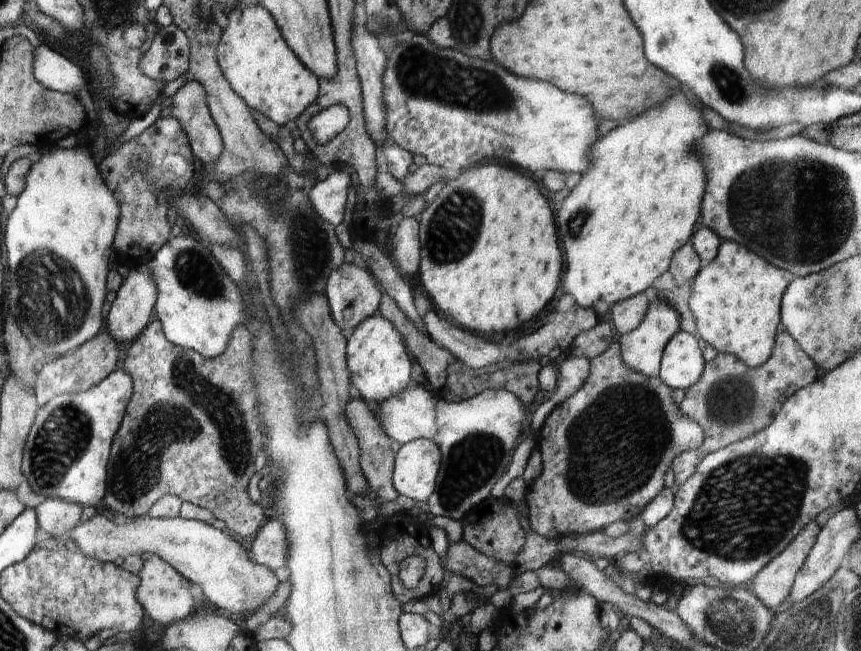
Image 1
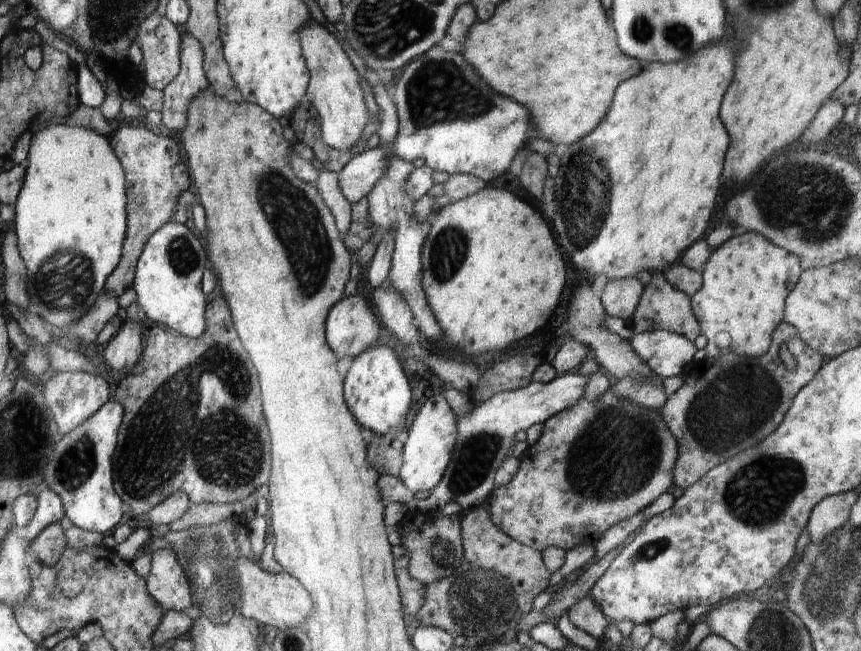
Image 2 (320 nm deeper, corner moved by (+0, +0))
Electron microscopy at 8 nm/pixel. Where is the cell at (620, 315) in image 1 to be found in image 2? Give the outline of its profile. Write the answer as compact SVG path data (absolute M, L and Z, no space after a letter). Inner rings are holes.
M637 277L608 280L601 296L607 316L629 322L640 302L643 287Z

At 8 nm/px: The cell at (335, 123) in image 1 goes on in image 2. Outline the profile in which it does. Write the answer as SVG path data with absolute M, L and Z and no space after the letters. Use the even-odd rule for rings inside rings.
M304 26L304 54L308 54L307 67L312 70L312 86L306 97L320 114L322 138L333 149L349 151L361 137L368 124L369 112L360 88L361 78L334 34L326 26Z

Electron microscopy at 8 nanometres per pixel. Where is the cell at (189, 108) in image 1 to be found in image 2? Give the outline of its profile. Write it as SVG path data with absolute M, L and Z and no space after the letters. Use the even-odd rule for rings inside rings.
M180 28L181 43L179 56L178 74L166 85L163 90L163 107L161 110L162 121L166 128L180 132L186 128L187 110L194 98L202 92L206 92L211 86L211 81L207 78L206 71L203 69L206 60L206 52L203 50L203 43L199 41L193 34L190 34L184 28Z

